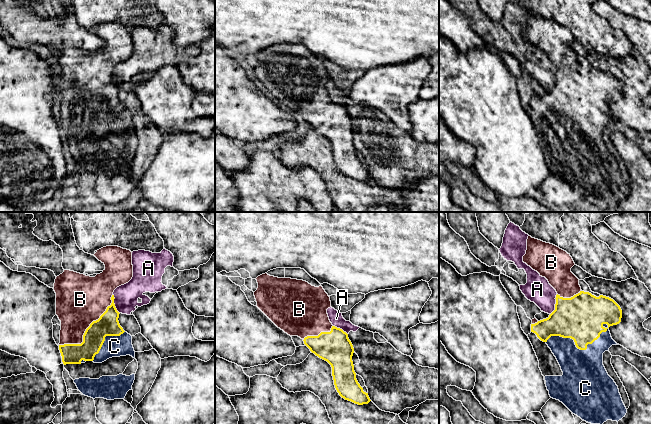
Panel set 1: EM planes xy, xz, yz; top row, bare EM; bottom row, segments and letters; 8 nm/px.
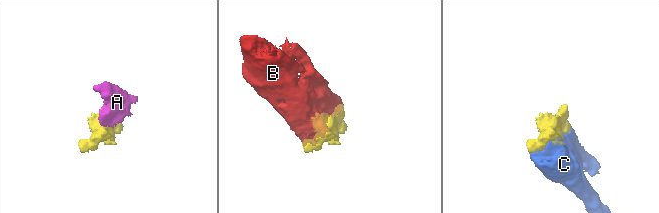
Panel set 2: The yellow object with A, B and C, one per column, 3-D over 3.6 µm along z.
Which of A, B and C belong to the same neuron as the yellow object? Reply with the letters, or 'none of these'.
B, C

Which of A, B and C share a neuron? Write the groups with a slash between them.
A / B C

